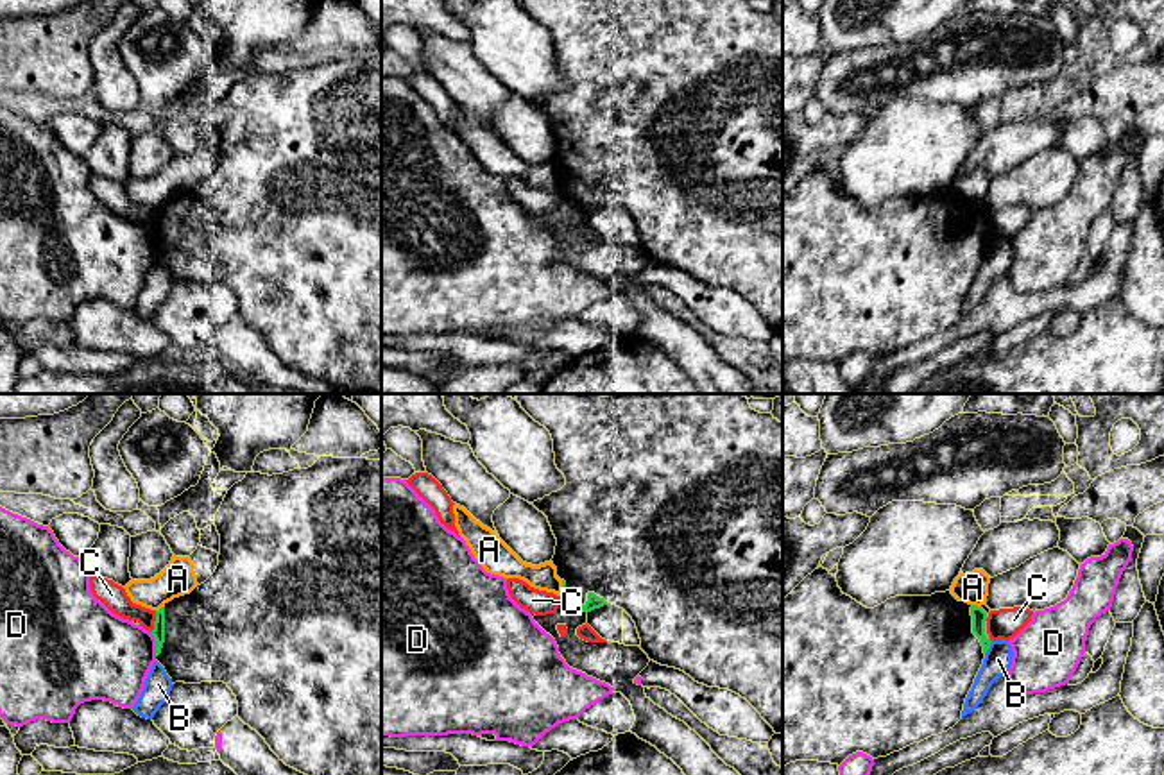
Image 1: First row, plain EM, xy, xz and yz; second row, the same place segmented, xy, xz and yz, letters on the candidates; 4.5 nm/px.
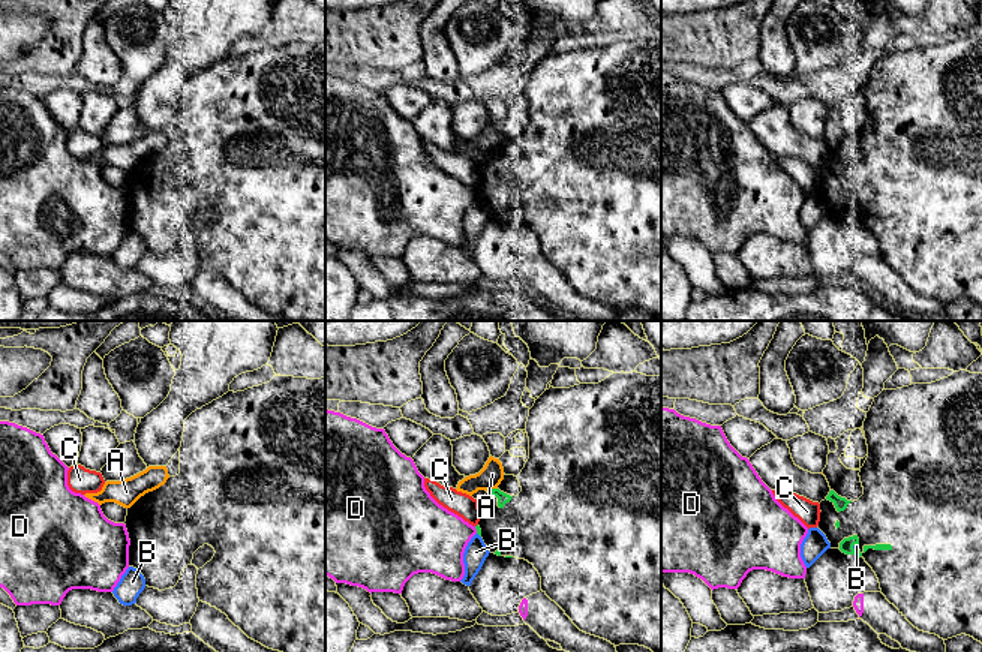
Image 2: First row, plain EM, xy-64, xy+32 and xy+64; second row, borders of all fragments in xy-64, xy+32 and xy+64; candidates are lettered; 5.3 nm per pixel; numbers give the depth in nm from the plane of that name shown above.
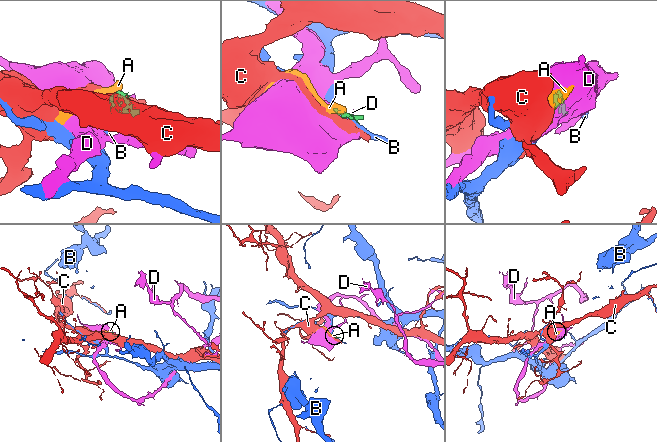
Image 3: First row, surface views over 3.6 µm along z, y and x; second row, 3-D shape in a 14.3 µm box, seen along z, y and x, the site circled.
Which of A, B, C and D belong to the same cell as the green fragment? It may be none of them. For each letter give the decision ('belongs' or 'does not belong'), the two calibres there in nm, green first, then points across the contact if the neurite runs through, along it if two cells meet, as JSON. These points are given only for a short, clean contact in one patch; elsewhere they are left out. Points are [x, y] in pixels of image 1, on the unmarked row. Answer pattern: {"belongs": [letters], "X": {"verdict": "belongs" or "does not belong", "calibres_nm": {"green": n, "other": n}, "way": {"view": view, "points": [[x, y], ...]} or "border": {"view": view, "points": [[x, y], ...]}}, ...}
{"belongs": [], "A": {"verdict": "does not belong", "calibres_nm": {"green": 60, "other": 160}}, "B": {"verdict": "does not belong", "calibres_nm": {"green": 70, "other": 130}}, "C": {"verdict": "does not belong", "calibres_nm": {"green": 60, "other": 110}}, "D": {"verdict": "does not belong", "calibres_nm": {"green": 60, "other": 380}}}

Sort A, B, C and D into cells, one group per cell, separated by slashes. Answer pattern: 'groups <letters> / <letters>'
groups A / B / C / D

